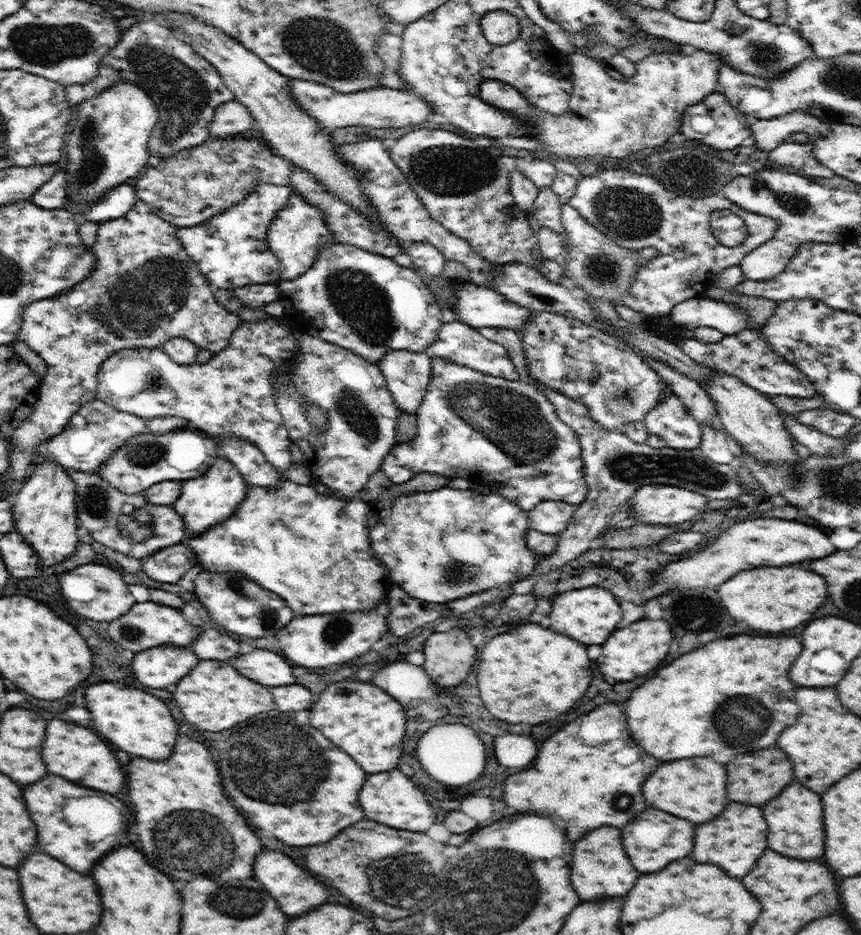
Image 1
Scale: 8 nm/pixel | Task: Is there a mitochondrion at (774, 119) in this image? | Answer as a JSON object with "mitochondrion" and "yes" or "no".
{"mitochondrion":"no"}

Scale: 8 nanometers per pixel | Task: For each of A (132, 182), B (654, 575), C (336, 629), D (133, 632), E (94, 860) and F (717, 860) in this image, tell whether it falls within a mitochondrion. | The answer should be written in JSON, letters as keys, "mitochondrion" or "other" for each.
{"A":"other","B":"other","C":"mitochondrion","D":"mitochondrion","E":"other","F":"other"}

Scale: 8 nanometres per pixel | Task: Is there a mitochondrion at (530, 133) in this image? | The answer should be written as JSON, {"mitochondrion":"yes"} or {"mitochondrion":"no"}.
{"mitochondrion":"no"}

